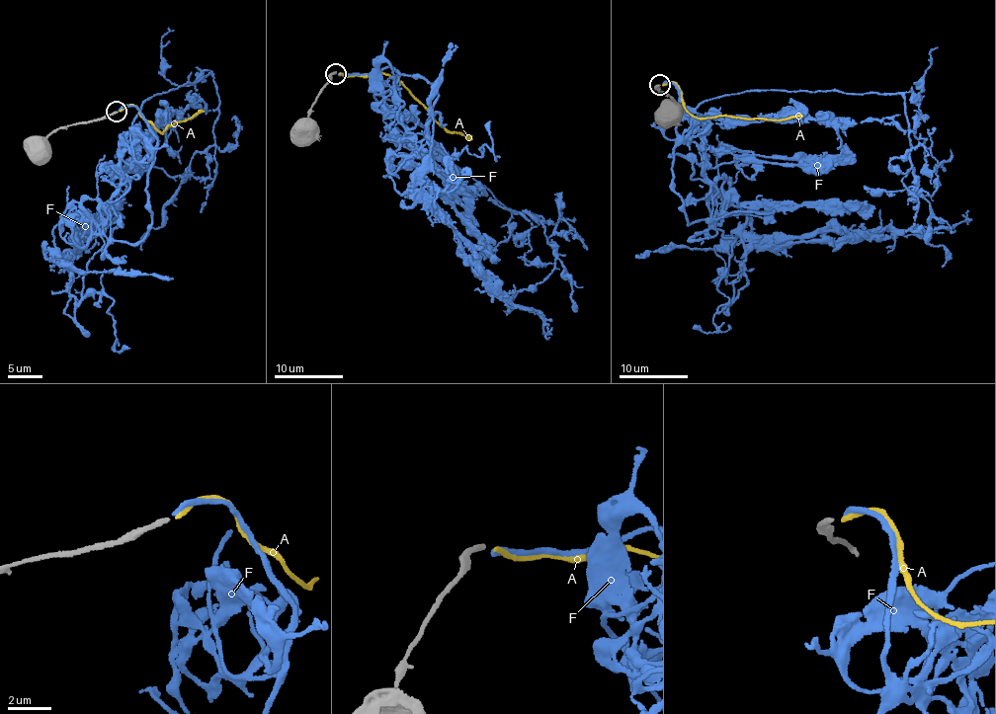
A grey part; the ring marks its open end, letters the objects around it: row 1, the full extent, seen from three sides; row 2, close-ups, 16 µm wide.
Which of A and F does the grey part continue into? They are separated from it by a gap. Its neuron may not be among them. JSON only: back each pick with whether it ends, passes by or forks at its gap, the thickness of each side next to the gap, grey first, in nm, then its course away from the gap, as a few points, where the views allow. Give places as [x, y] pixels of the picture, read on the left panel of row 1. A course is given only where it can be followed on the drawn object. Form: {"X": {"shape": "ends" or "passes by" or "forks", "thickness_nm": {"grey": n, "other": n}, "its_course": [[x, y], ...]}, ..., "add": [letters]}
{"A": {"shape": "ends", "thickness_nm": {"grey": 240, "other": 200}, "its_course": [[120, 112], [124, 107], [135, 106], [161, 132], [204, 111]]}, "add": ["A"]}

